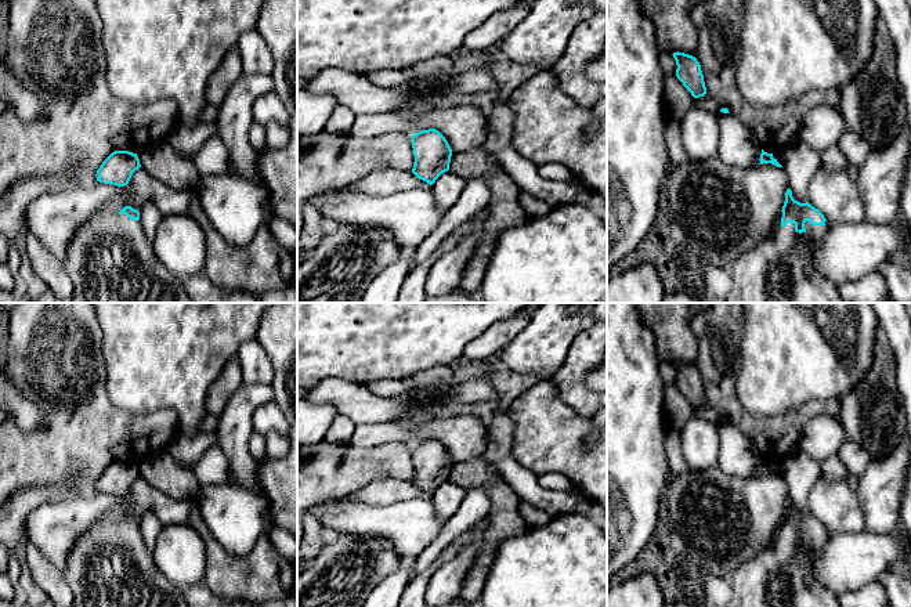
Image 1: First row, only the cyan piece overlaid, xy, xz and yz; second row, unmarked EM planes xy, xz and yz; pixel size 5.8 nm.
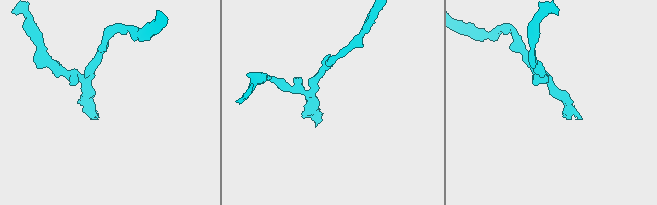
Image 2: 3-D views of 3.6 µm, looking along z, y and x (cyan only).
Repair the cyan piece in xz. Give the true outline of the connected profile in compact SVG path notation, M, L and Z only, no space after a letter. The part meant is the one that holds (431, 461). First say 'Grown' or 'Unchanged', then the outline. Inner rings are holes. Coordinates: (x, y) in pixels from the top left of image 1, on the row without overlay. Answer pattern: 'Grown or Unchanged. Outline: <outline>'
Unchanged. Outline: M435 438L422 440L412 445L415 474L412 483L433 495L449 480L452 459L445 447Z

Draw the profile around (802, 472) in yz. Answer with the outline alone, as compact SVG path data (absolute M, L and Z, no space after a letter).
M793 451L784 462L782 478L788 485L788 498L795 510L809 512L809 492L821 476L820 460L810 458L803 451Z

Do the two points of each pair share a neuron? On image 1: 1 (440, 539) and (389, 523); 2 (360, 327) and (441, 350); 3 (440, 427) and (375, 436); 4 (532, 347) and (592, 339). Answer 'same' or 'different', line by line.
1: different
2: same
3: same
4: different

